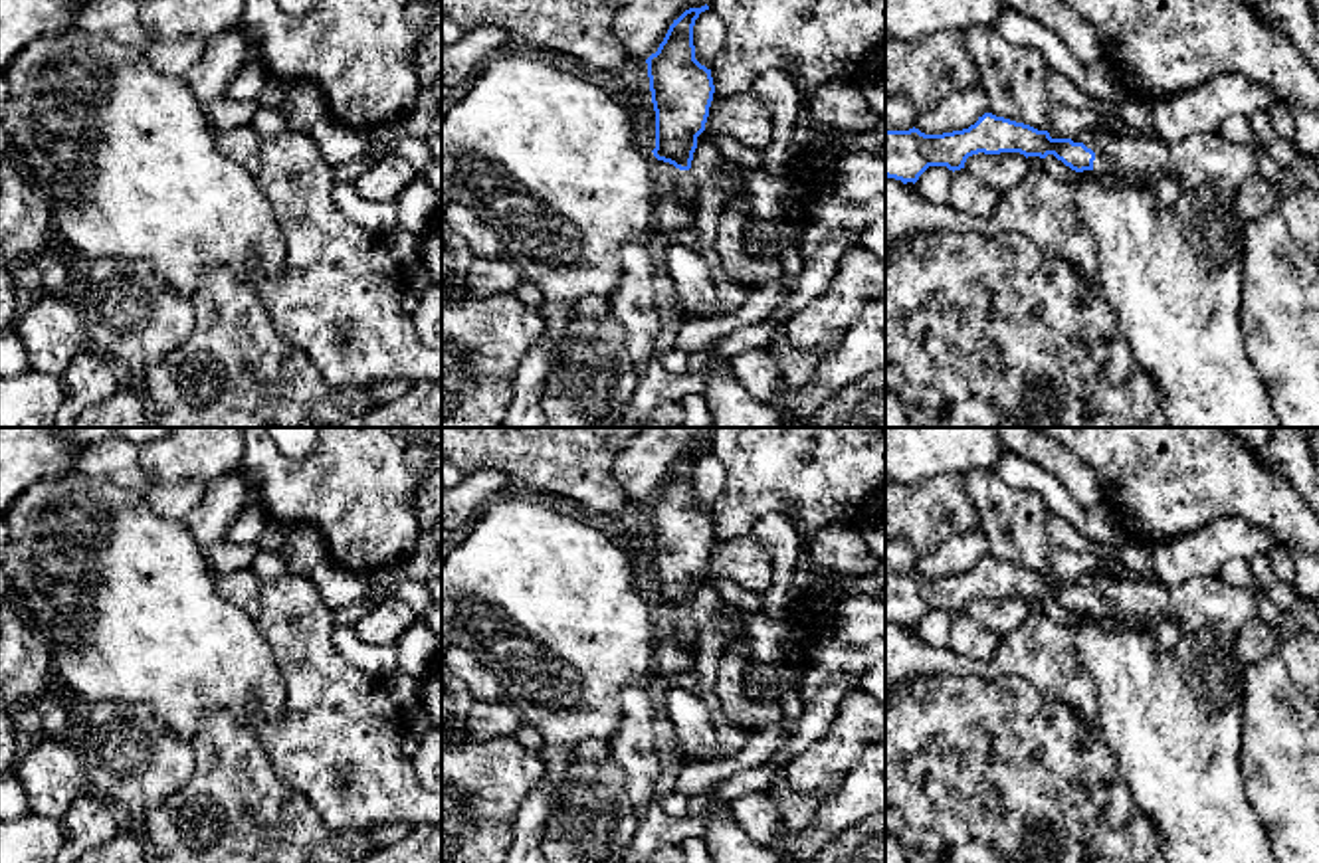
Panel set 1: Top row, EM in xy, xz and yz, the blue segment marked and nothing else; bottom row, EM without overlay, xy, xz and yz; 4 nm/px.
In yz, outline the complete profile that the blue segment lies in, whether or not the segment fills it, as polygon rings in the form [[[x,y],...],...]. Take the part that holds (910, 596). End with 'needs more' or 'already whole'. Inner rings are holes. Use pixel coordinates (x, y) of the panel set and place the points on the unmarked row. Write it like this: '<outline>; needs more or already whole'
[[[992,556],[963,574],[925,578],[919,572],[885,574],[885,620],[917,625],[929,610],[964,612],[972,598],[1020,596],[1046,602],[1054,598],[1075,616],[1093,614],[1151,625],[1174,620],[1182,633],[1220,635],[1234,641],[1240,627],[1258,618],[1252,588],[1230,586],[1220,576],[1188,580],[1176,590],[1157,582],[1107,574],[1083,574],[1073,582],[1052,582],[1048,574]]]; needs more

